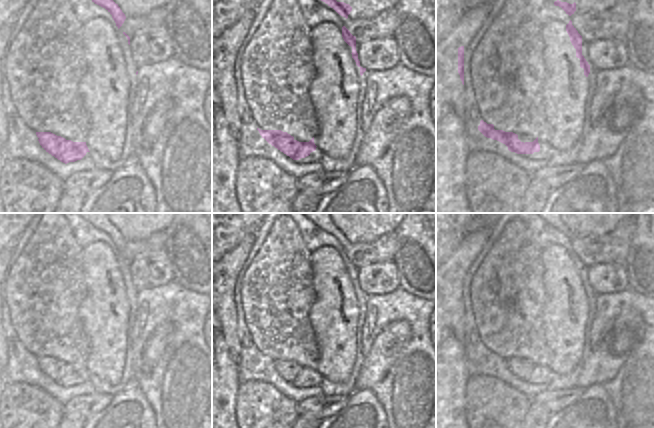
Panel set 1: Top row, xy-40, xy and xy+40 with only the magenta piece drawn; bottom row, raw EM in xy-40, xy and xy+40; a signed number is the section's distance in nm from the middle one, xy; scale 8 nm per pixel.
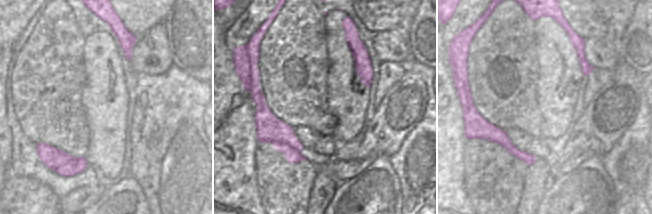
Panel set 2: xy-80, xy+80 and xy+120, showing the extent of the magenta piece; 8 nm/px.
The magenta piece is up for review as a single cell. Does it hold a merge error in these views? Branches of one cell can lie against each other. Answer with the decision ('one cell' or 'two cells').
two cells

